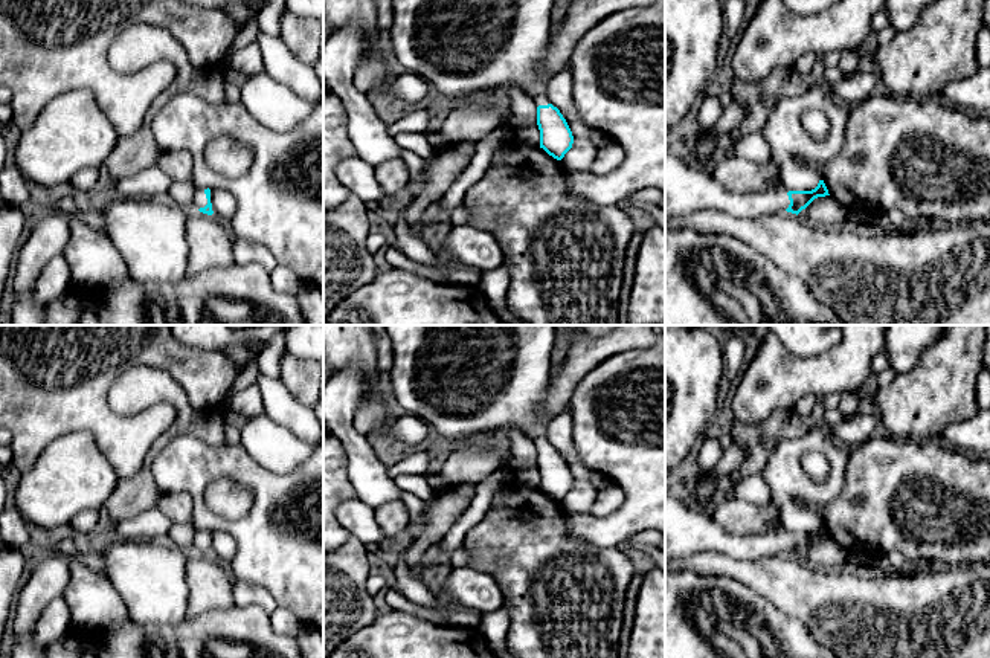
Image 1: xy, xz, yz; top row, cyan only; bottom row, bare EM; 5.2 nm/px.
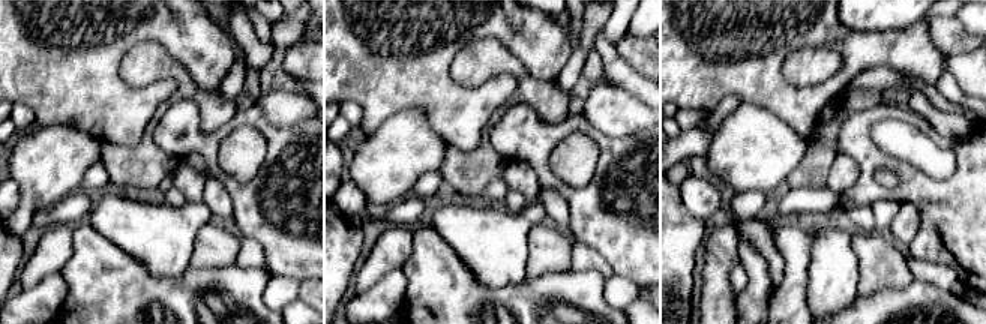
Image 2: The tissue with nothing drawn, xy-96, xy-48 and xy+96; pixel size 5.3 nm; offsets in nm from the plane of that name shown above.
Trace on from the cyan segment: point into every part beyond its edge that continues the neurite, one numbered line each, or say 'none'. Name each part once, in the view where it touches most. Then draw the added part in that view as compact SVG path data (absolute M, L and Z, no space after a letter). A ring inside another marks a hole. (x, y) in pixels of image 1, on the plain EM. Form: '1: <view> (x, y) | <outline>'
1: xy (200, 542) | M197 531L195 540L194 540L194 547L195 547L197 553L207 547L207 540L206 540L204 531Z

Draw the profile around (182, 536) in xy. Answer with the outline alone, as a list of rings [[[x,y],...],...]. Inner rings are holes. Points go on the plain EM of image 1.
[[[174,524],[168,531],[166,542],[186,554],[195,554],[194,547],[197,531],[189,524]]]

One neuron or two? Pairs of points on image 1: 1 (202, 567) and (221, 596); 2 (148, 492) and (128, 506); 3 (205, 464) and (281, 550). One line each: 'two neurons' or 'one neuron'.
1: one neuron
2: one neuron
3: one neuron

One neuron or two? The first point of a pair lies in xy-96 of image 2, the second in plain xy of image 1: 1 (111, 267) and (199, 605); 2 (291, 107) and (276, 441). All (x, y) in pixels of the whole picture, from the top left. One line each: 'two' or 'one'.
1: two
2: one

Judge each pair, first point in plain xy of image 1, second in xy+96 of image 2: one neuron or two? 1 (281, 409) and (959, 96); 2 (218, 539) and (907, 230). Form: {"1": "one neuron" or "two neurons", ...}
{"1": "one neuron", "2": "one neuron"}

